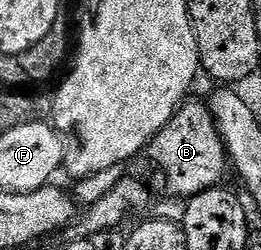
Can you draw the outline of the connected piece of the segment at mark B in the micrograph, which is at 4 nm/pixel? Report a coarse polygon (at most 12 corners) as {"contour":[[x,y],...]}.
{"contour":[[189,98],[152,140],[172,196],[223,185],[228,151],[205,101]]}

